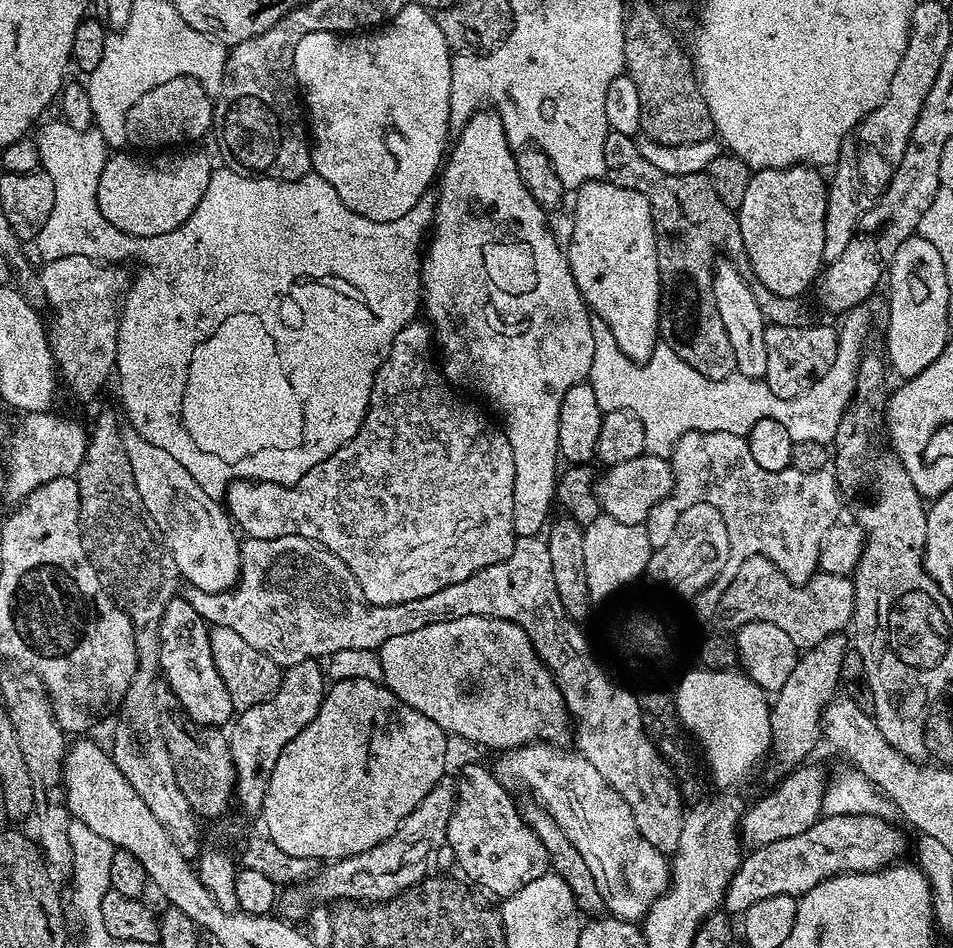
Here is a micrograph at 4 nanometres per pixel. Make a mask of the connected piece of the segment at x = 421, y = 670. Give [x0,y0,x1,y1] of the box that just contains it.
[378,616,570,750]

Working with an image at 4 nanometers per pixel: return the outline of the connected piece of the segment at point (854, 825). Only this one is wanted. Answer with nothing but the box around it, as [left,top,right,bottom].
[723,815,910,914]

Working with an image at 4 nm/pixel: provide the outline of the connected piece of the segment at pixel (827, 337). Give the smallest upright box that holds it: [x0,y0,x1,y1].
[763,322,840,398]

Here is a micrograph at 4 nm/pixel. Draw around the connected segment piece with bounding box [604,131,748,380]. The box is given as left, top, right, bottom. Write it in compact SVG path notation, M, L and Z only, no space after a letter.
M609 131L604 147L606 158L606 176L613 184L638 190L652 203L652 217L654 218L654 230L656 231L656 245L658 246L658 270L660 271L660 287L666 293L666 307L663 309L660 320L660 335L698 374L702 374L711 380L721 380L736 371L736 359L734 358L734 346L730 346L730 338L726 338L726 326L722 326L722 318L718 306L712 297L712 270L718 259L716 251L725 248L727 255L733 261L747 261L748 255L742 242L740 233L740 218L733 209L718 198L714 186L710 186L707 175L704 172L694 173L690 177L692 183L692 196L688 193L687 179L674 174L663 173L657 167L652 166L639 152L637 141L626 134L618 134Z

